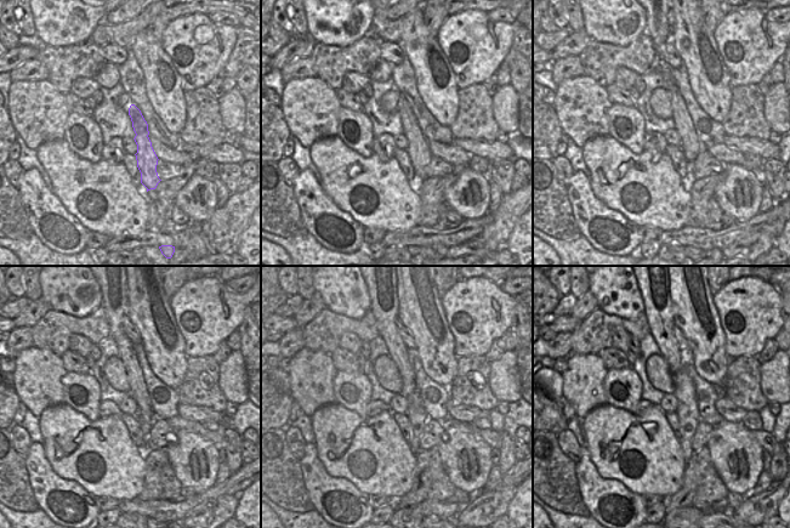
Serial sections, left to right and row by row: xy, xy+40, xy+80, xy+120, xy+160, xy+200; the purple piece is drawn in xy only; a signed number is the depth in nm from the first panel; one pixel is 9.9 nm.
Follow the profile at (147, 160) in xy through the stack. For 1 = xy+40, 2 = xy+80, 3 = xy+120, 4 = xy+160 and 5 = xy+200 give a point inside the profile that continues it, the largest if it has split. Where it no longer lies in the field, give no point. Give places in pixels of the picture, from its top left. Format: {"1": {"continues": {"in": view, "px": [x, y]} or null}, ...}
{"1": {"continues": {"in": "xy+40", "px": [418, 146]}}, "2": {"continues": {"in": "xy+80", "px": [689, 143]}}, "3": {"continues": {"in": "xy+120", "px": [114, 290]}}, "4": {"continues": {"in": "xy+160", "px": [382, 290]}}, "5": {"continues": {"in": "xy+200", "px": [658, 306]}}}

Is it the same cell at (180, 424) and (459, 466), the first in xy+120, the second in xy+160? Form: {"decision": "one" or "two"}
{"decision": "two"}

